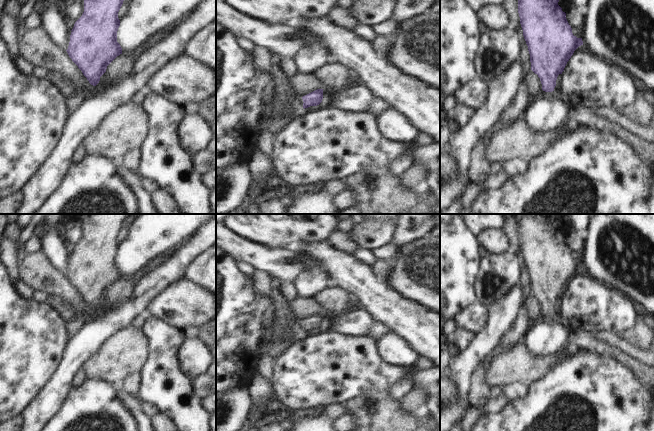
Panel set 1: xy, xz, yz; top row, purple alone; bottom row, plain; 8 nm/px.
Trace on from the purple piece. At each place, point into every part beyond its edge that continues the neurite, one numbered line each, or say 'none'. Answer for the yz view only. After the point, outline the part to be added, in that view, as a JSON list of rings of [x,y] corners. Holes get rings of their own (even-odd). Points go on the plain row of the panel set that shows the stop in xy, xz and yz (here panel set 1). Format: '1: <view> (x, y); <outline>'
1: yz (558, 318); [[[555,310],[552,316],[545,316],[542,314],[540,320],[558,325],[559,327],[566,329],[569,333],[571,331],[570,320],[560,310]]]

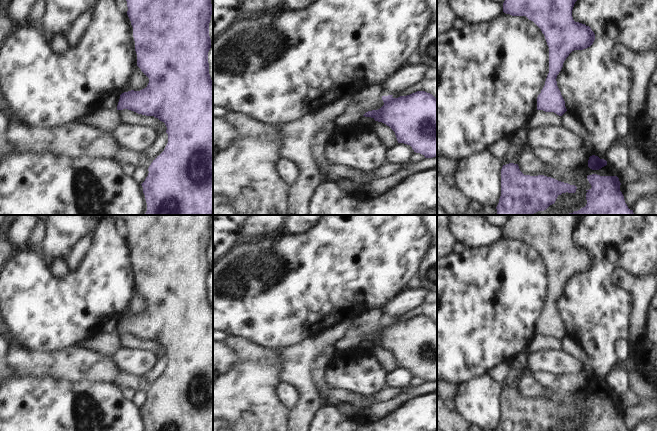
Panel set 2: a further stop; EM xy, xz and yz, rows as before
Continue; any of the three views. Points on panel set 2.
none

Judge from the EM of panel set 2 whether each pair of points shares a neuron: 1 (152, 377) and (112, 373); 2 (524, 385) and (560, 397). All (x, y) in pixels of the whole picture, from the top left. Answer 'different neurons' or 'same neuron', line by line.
1: different neurons
2: same neuron

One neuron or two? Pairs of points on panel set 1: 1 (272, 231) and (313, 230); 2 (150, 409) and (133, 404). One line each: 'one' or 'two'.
1: one
2: two

